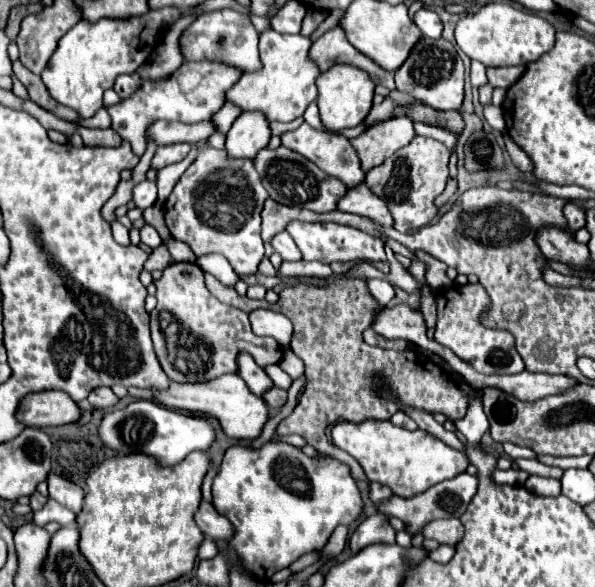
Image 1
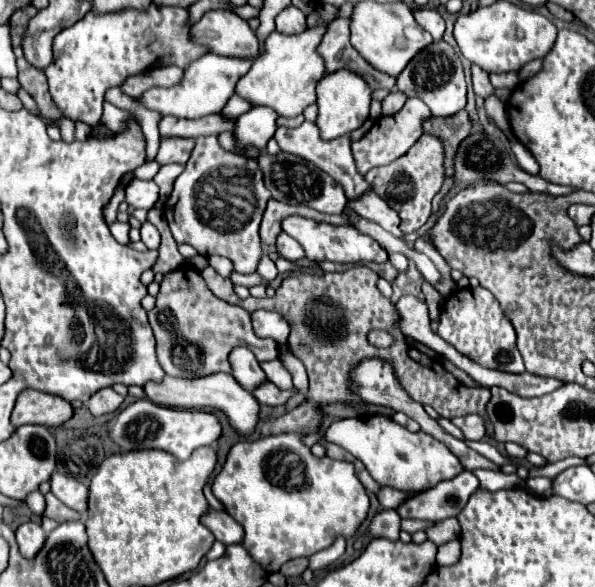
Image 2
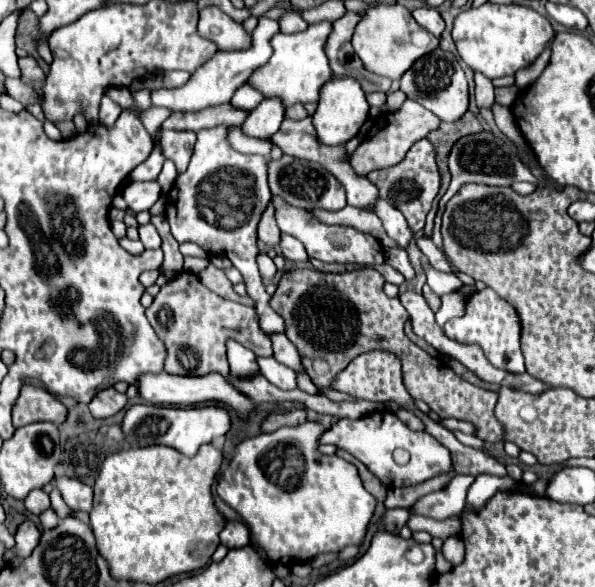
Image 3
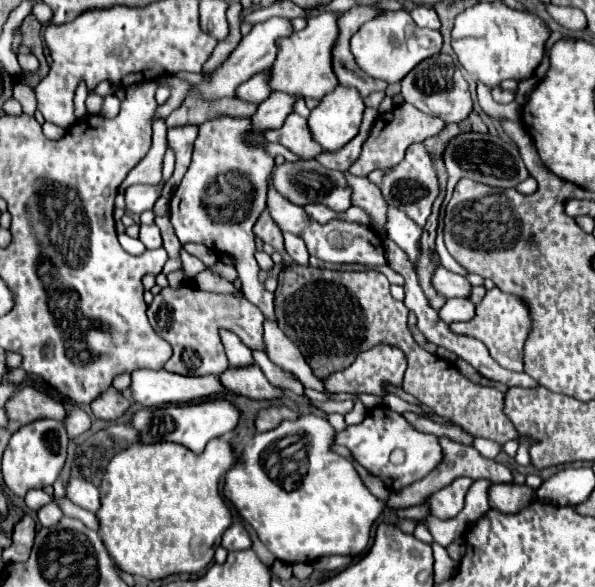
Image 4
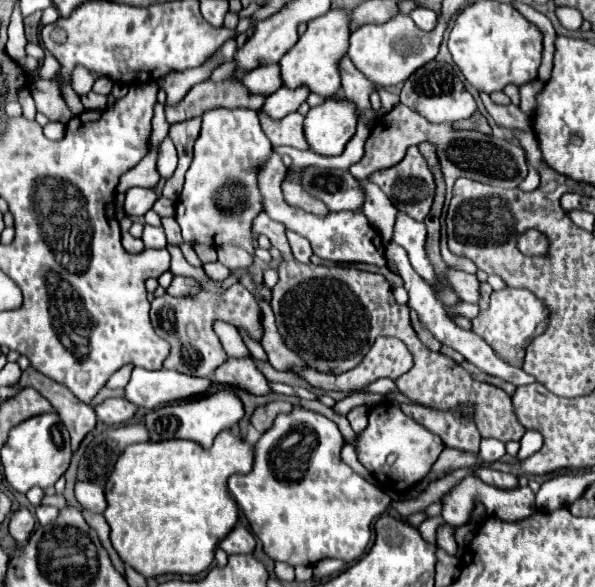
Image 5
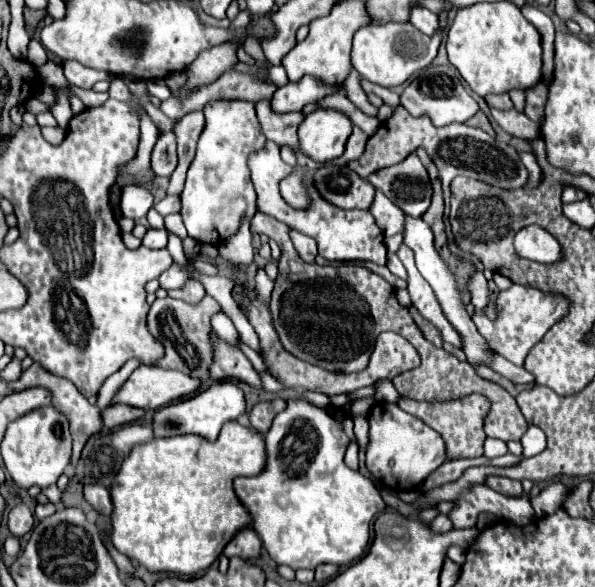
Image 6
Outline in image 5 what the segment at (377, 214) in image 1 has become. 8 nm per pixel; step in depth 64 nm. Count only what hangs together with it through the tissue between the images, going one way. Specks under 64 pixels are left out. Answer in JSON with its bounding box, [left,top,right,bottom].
[392,212,438,284]

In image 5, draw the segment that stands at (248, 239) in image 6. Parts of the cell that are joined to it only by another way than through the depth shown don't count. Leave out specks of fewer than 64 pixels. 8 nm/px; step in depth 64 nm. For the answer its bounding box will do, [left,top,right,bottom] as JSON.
[218,246,252,270]

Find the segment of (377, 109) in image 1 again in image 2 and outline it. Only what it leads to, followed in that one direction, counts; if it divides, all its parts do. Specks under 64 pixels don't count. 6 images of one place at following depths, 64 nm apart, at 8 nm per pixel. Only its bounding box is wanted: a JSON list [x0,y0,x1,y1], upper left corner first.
[382,92,406,116]

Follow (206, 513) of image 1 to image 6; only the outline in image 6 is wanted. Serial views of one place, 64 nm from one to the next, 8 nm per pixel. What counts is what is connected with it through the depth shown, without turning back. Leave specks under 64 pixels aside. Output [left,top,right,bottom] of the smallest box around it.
[224,528,262,560]

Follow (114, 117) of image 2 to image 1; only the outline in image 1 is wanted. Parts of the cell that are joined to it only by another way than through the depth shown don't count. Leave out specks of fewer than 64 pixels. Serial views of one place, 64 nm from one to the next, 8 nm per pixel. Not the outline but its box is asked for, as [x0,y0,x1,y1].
[108,62,240,156]

